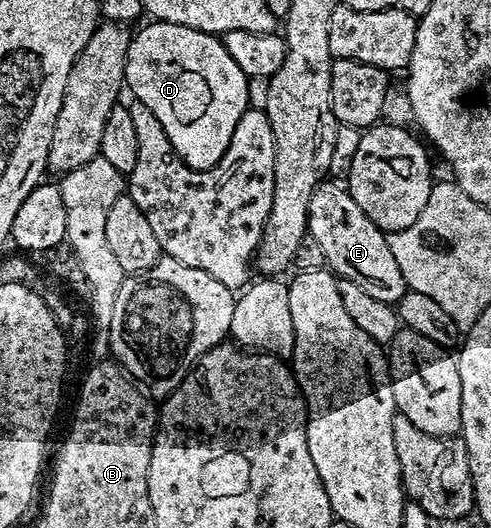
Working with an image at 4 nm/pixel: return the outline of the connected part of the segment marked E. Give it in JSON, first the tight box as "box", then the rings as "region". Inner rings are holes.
{"box":[306,180,408,303],"region":[[[323,180],[316,192],[312,192],[306,225],[309,237],[320,243],[326,257],[326,266],[338,278],[352,280],[352,284],[364,288],[364,292],[369,292],[376,300],[398,303],[408,287],[404,272],[400,272],[400,264],[396,264],[396,256],[392,256],[386,234],[376,224],[372,224],[368,216],[364,216],[364,208],[352,200],[345,185],[337,186],[330,181]]]}

